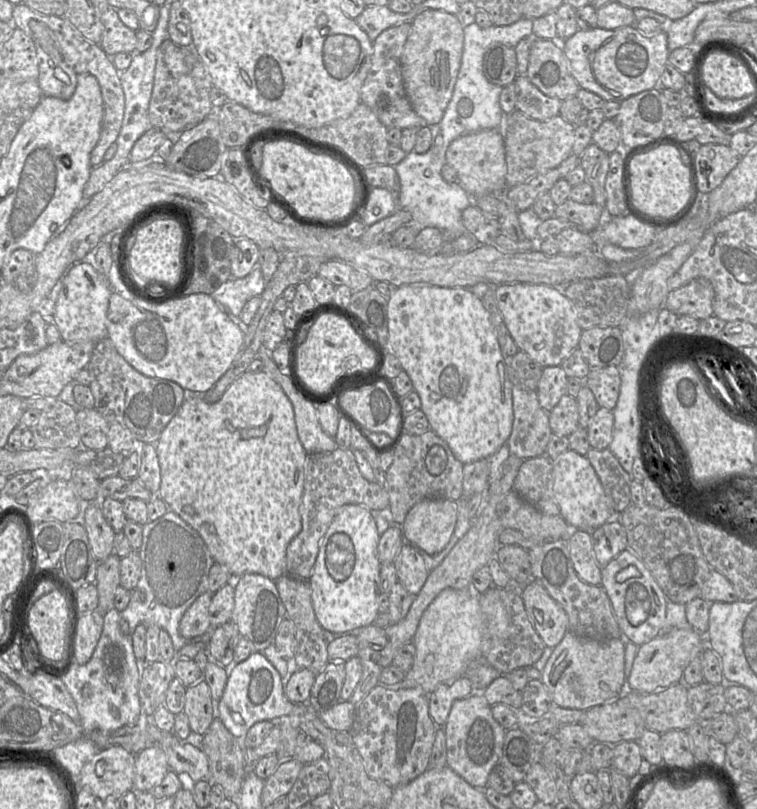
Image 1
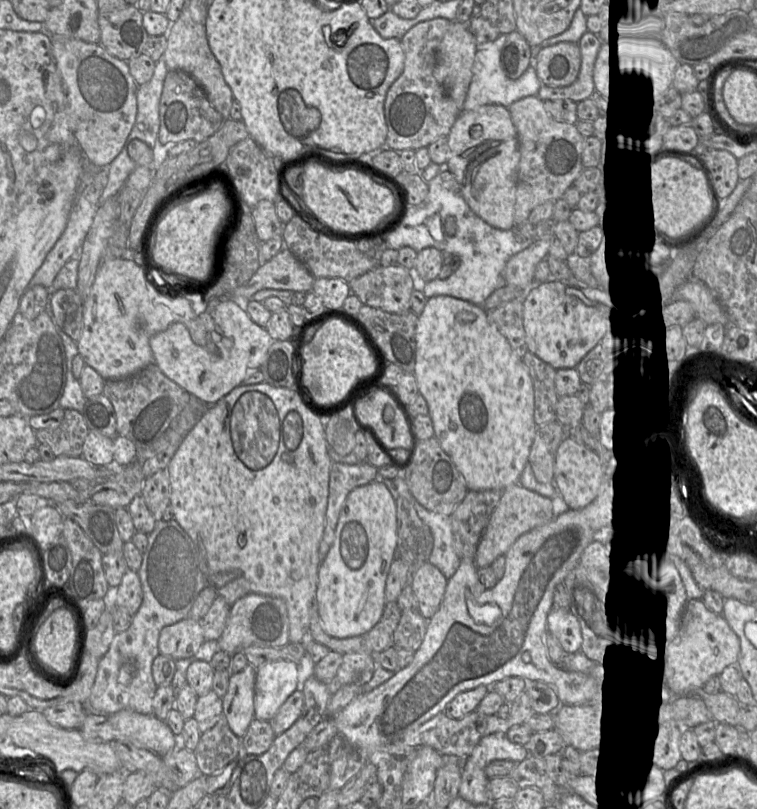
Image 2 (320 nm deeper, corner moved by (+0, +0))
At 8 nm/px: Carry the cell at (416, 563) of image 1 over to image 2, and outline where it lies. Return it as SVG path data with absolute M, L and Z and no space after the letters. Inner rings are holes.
M428 562L411 573L409 586L418 602L418 612L429 620L438 610L448 580L435 566Z

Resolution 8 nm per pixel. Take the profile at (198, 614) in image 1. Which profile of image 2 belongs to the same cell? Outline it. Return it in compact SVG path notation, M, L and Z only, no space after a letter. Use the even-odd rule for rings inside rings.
M189 617L160 631L158 651L162 656L181 660L194 656L205 642L200 622Z

